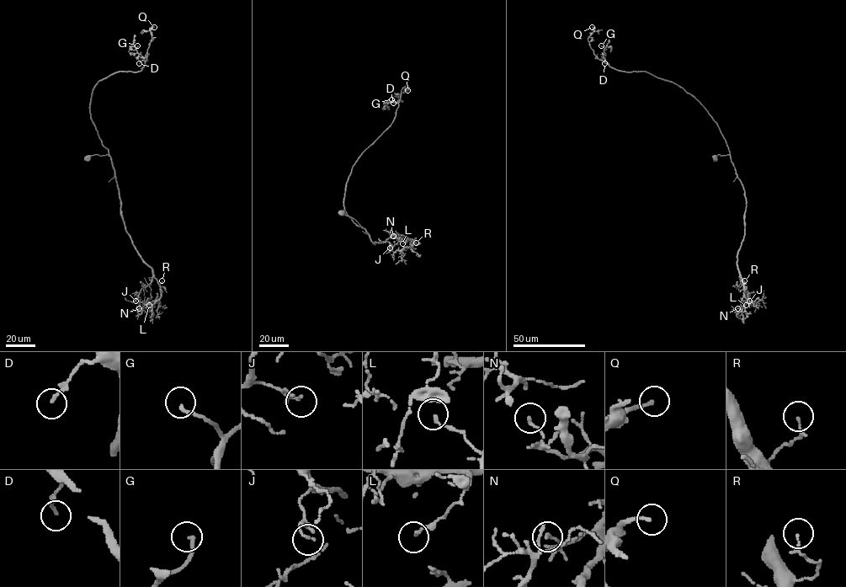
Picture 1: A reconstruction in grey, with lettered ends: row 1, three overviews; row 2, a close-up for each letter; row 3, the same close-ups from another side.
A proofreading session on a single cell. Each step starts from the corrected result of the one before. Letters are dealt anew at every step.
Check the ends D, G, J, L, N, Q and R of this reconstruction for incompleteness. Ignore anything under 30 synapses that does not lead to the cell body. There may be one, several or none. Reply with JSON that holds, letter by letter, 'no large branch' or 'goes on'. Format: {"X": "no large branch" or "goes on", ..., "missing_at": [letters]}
{"D": "no large branch", "G": "goes on", "J": "no large branch", "L": "no large branch", "N": "no large branch", "Q": "no large branch", "R": "no large branch", "missing_at": ["G"]}

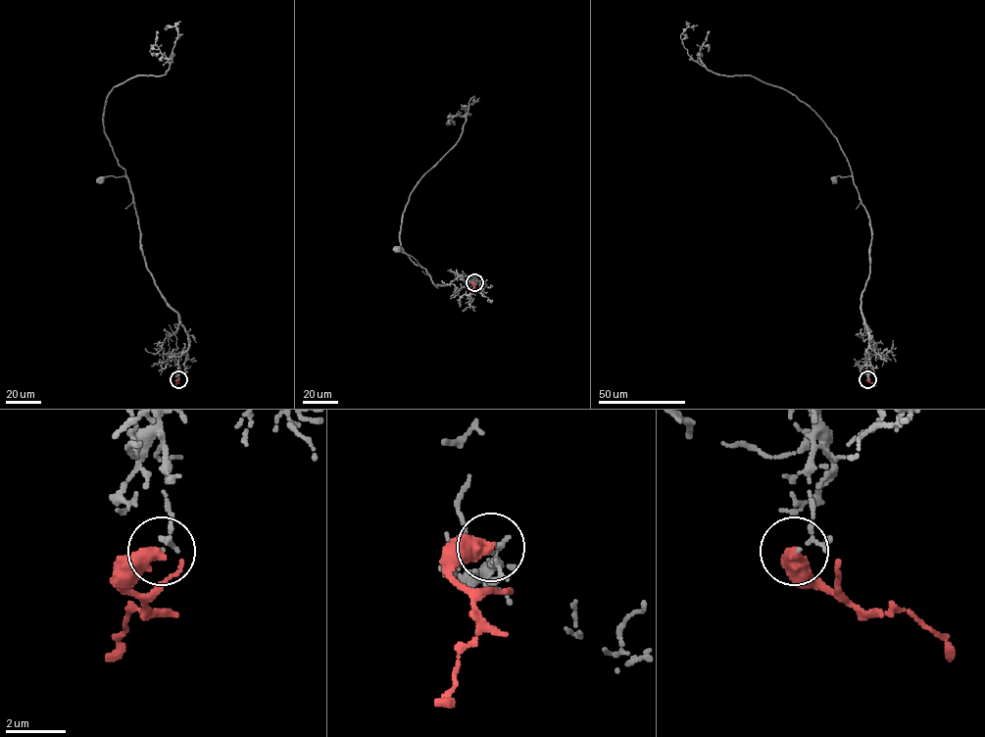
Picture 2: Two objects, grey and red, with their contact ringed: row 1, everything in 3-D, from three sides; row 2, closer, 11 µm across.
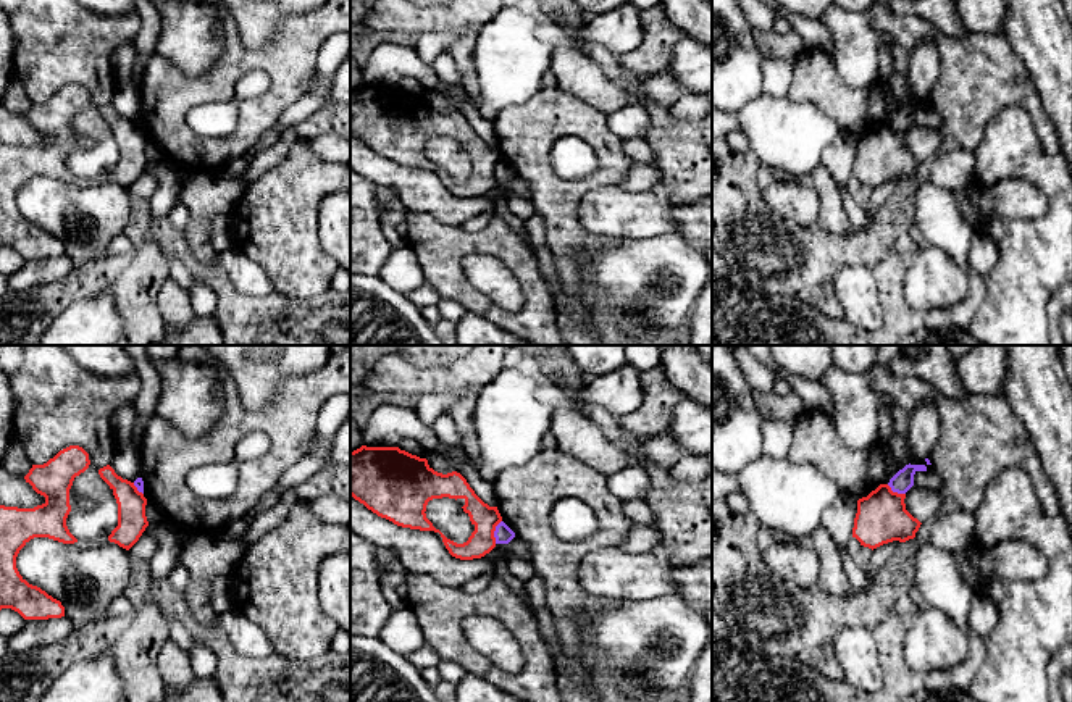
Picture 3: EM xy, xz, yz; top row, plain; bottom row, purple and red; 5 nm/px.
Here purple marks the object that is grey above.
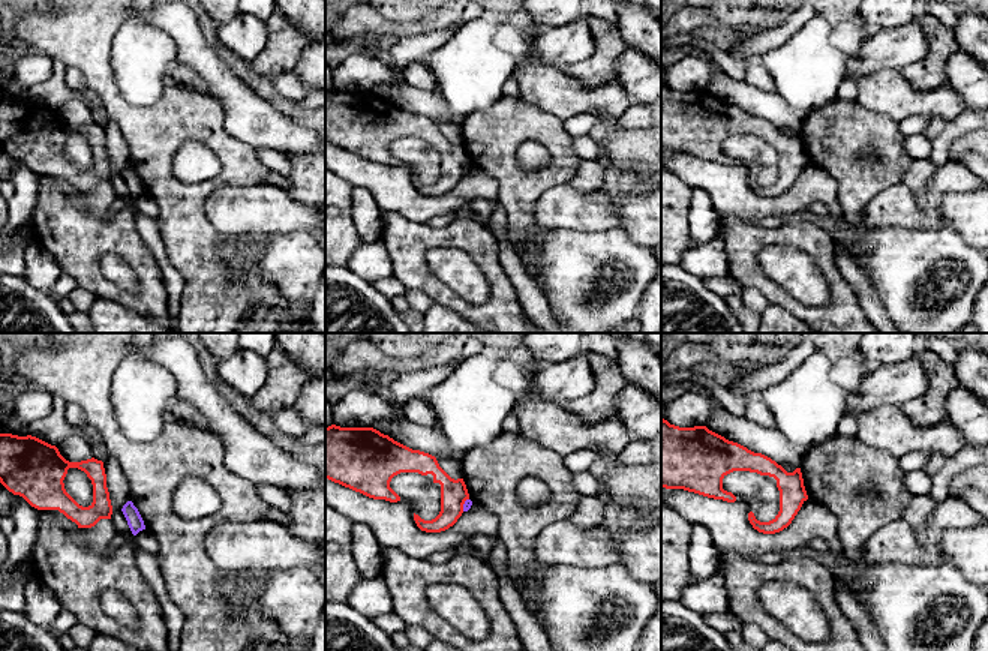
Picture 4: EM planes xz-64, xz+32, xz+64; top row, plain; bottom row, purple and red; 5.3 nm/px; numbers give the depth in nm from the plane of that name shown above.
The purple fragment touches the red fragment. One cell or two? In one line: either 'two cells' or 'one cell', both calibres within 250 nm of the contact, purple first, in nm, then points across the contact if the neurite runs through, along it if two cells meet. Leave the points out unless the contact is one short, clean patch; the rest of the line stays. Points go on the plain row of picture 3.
two cells; 90 nm thick on the purple side, 130 nm on the other; border along xz (501, 158), (494, 170), (494, 181)

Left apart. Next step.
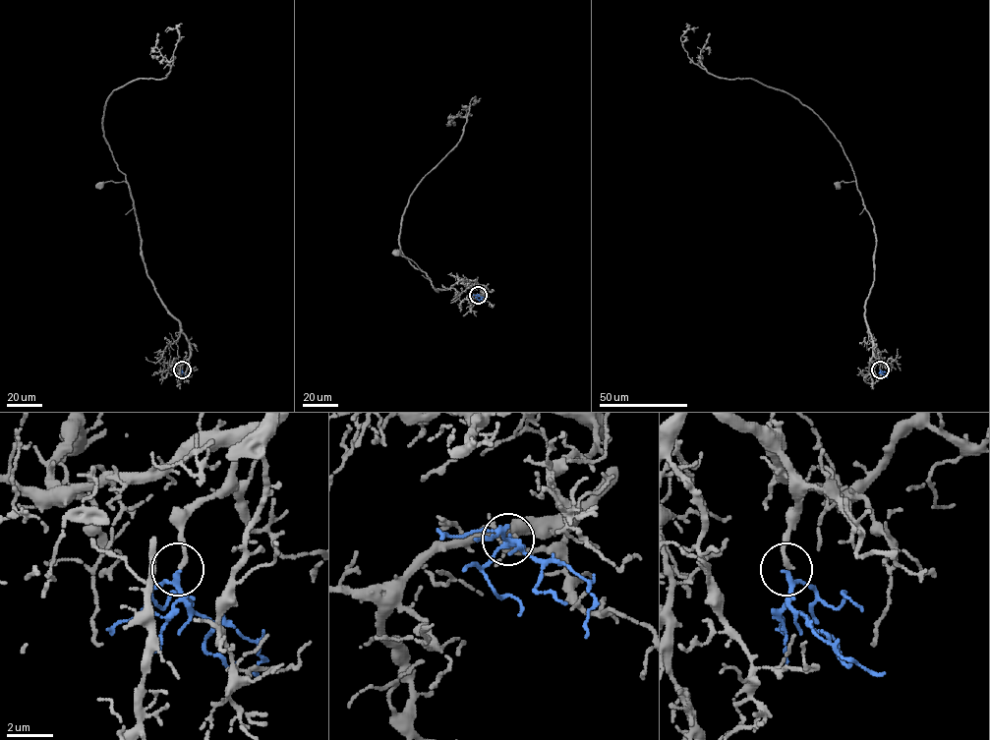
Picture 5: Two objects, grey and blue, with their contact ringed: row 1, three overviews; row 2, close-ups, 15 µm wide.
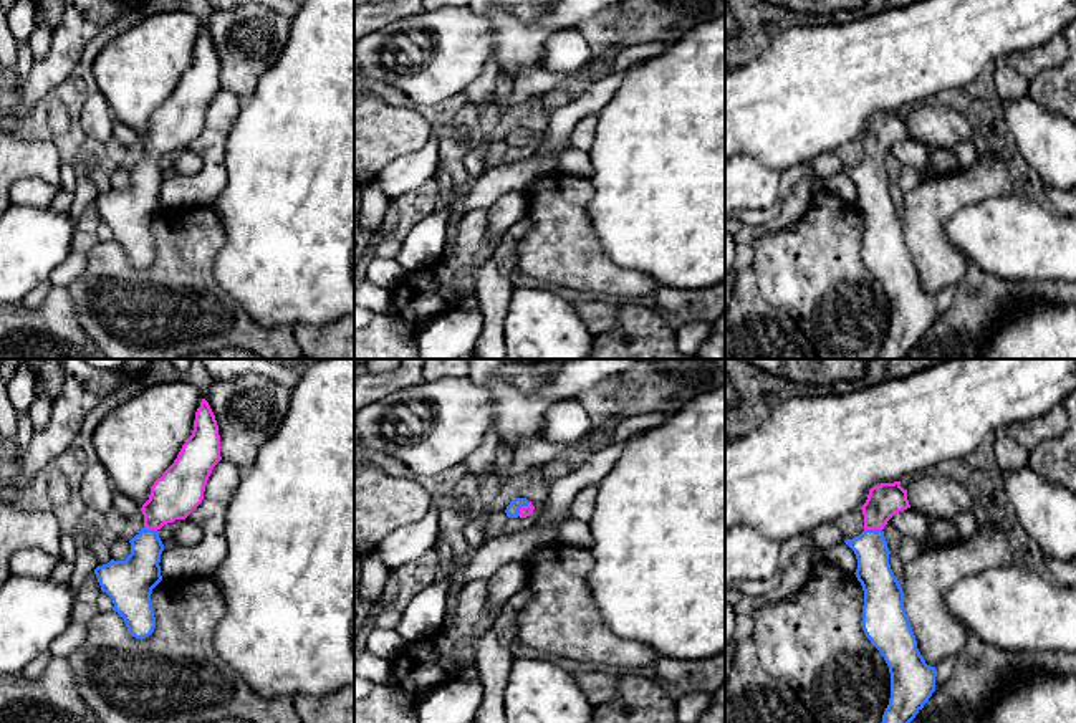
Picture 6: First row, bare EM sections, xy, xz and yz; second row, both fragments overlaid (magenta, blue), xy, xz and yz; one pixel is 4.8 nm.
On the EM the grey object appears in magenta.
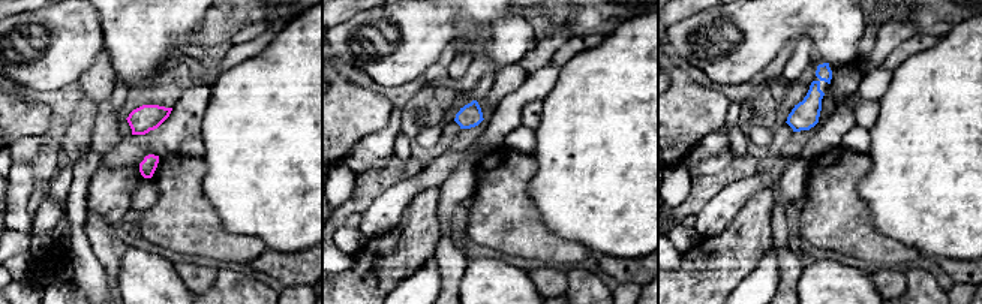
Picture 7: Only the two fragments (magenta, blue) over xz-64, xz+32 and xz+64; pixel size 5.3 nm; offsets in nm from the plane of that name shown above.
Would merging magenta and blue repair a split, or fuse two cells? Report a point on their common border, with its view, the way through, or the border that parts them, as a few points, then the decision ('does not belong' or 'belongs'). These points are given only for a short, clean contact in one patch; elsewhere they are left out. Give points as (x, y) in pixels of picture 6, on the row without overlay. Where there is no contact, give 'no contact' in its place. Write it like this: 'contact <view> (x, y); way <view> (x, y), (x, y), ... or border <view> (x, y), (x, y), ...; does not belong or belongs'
contact yz (873, 158); way yz (884, 129), (876, 143), (873, 158), (874, 202); belongs

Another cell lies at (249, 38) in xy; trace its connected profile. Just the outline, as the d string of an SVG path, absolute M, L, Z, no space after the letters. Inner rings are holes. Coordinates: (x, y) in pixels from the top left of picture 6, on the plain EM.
M260 3L214 8L204 28L209 31L220 65L222 89L247 99L258 79L278 61L291 18Z

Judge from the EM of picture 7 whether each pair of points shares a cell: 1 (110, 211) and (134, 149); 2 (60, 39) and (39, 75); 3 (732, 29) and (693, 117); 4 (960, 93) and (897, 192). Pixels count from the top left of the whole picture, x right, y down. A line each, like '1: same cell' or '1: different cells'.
1: different cells
2: same cell
3: different cells
4: same cell

